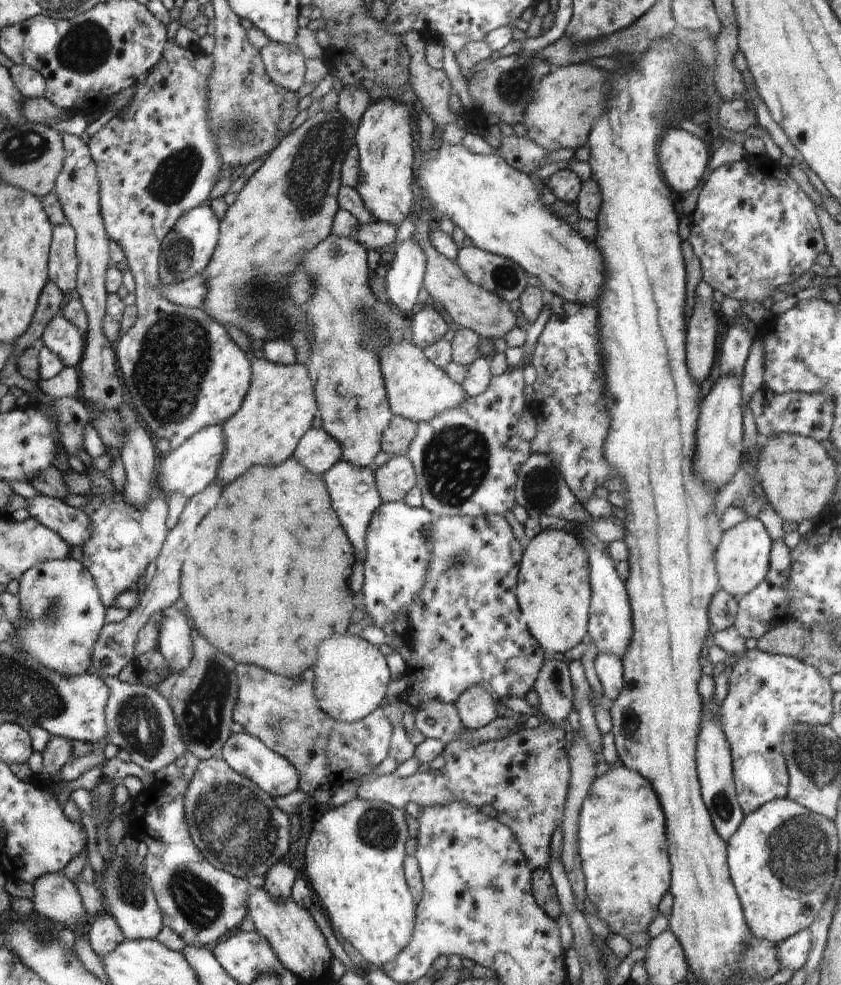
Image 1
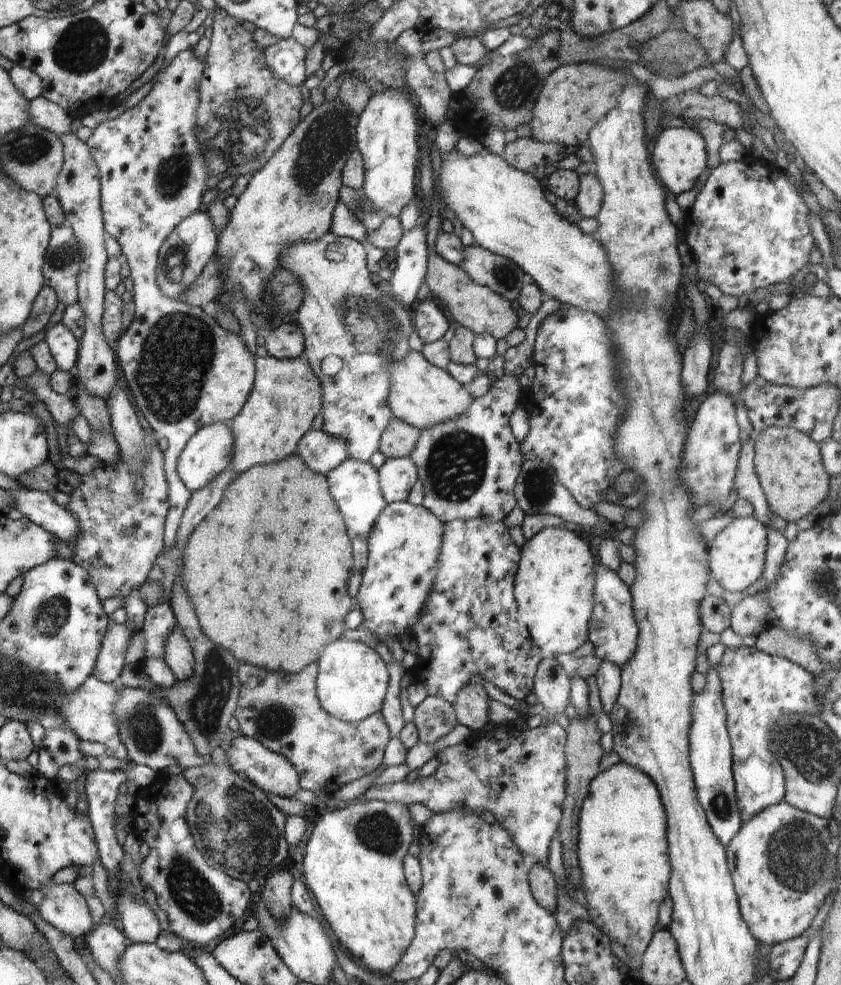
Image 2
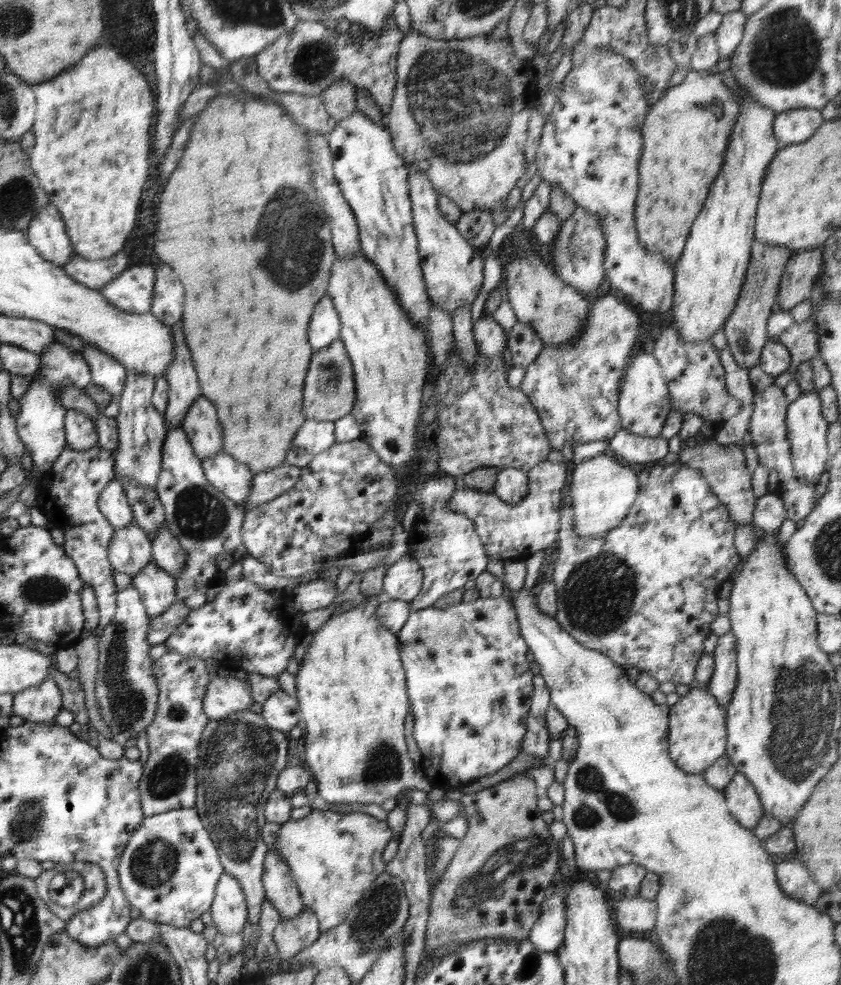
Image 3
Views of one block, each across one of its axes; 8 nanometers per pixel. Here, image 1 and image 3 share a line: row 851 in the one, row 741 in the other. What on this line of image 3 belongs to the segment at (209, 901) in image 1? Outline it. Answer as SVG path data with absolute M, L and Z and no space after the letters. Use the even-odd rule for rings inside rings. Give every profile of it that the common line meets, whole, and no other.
M166 652L152 663L152 672L158 686L158 705L154 719L146 729L149 756L143 764L140 782L142 810L146 817L195 806L198 745L202 729L209 721L202 710L202 699L210 674L201 658Z

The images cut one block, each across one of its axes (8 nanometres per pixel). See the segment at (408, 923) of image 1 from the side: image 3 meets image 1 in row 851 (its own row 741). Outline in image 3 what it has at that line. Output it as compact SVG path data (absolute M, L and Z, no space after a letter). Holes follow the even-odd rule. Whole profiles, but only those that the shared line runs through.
M370 594L370 596L359 596L358 604L350 611L345 611L337 616L333 614L317 630L312 632L312 640L308 644L308 649L304 654L304 659L299 665L296 674L296 698L298 700L301 720L306 722L306 738L304 741L304 765L312 771L312 776L317 783L318 794L332 804L338 803L374 803L381 805L388 798L394 798L401 794L404 788L418 789L427 793L432 789L432 782L426 775L419 773L419 765L412 761L408 755L404 724L408 716L409 698L405 679L405 670L400 658L400 648L397 634L394 631L384 627L382 621L376 615L376 608L382 604L385 599L384 595Z

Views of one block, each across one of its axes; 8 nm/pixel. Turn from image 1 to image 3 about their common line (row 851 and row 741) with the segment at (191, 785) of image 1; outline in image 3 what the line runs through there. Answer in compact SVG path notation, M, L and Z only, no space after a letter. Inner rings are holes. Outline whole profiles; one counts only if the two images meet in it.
M250 709L234 711L220 720L209 719L206 727L202 729L202 737L198 745L200 752L198 769L196 769L197 795L194 807L198 810L200 820L208 830L214 846L218 849L223 870L232 873L232 877L236 877L242 885L247 904L247 918L250 920L253 932L258 929L262 903L265 901L263 866L269 847L262 839L262 827L265 824L263 810L270 793L276 789L278 774L287 766L290 745L292 740L288 734L268 726L260 713ZM208 768L212 768L210 772L214 772L214 776L218 774L216 782L208 782Z

